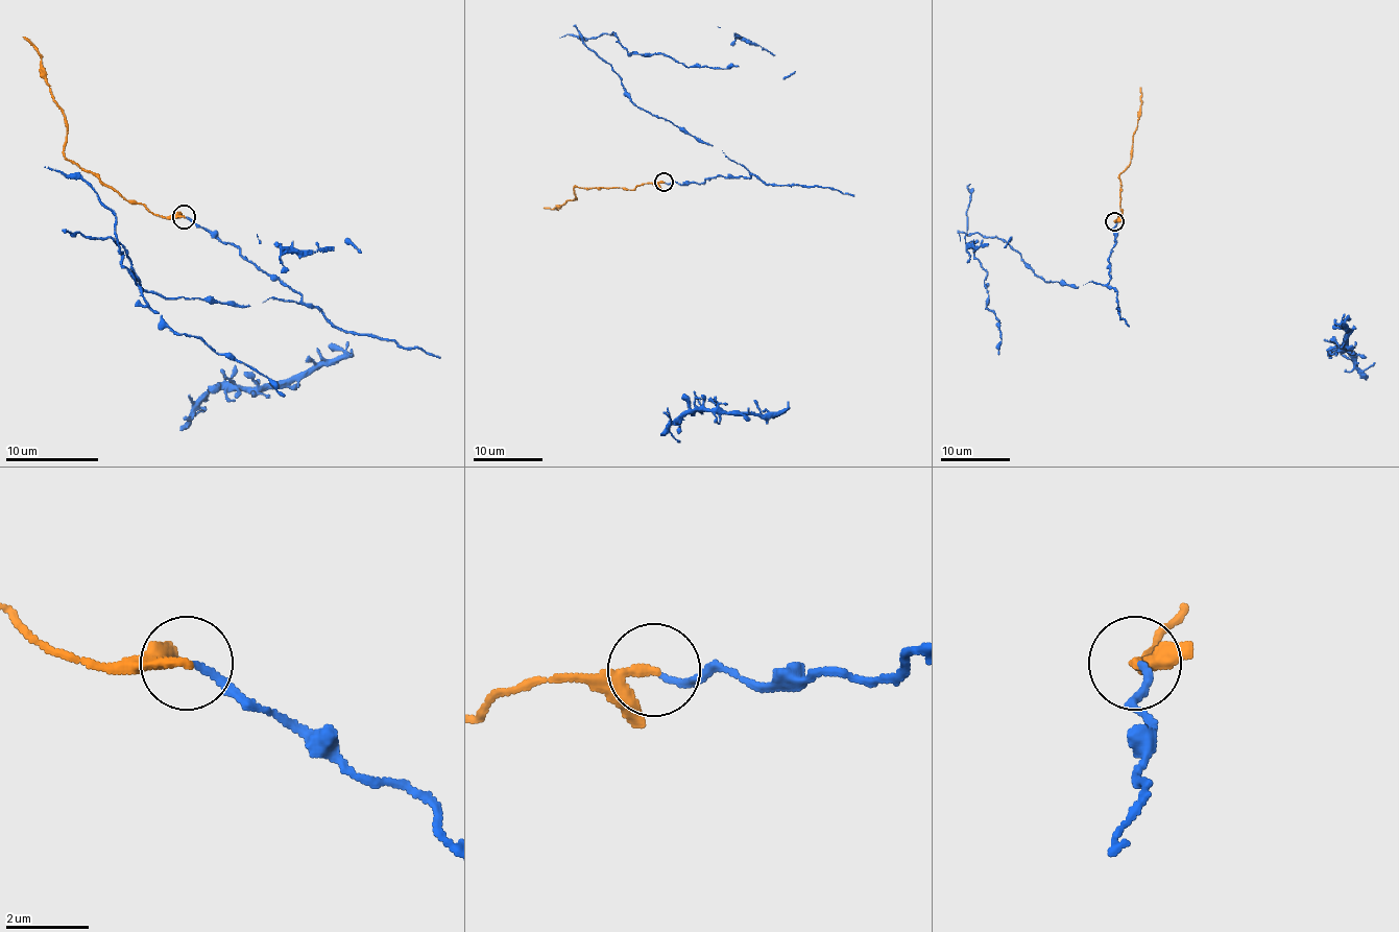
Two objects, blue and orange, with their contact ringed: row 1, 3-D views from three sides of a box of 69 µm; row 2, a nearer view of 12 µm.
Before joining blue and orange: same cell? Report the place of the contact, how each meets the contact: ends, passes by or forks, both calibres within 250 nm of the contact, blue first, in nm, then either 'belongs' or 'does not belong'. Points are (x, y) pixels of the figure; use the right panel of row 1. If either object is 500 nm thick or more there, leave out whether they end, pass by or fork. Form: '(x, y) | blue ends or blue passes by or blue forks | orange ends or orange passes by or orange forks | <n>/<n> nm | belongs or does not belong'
(1114, 221) | blue ends | orange ends | 150/220 nm | belongs

